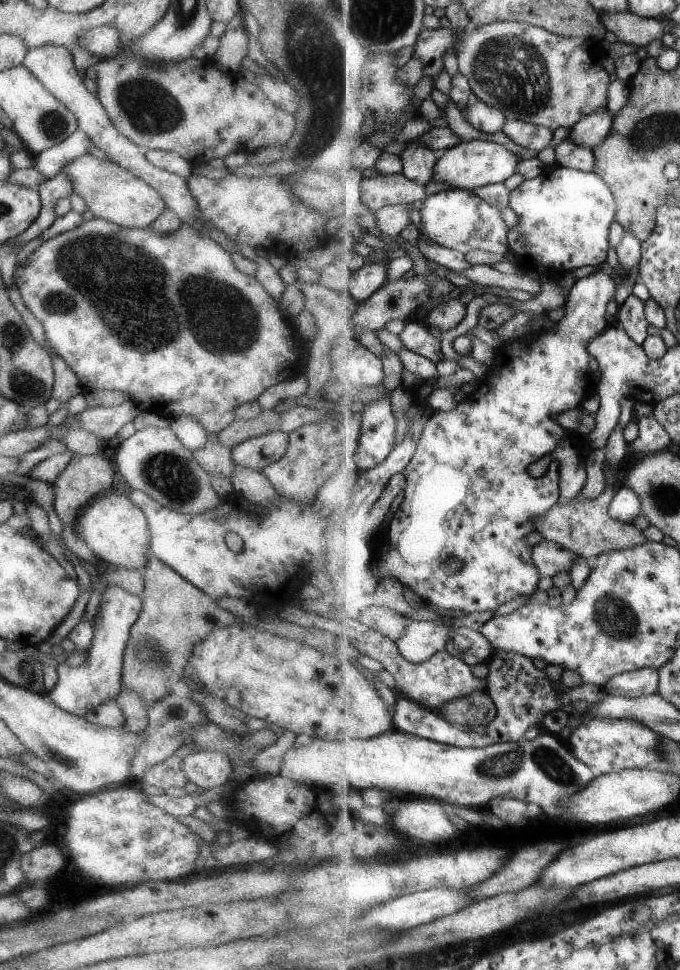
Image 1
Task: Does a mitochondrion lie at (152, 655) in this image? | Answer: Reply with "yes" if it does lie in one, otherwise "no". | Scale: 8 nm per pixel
yes

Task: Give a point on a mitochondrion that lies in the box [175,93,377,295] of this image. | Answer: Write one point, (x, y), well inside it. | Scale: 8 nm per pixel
(315, 143)

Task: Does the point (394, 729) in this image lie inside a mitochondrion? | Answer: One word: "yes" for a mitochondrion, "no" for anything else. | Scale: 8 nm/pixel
no

